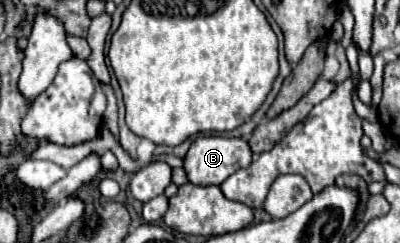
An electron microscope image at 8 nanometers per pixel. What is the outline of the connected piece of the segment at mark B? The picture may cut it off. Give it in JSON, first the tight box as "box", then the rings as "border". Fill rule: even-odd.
{"box":[183,136,251,186],"border":[[[199,136],[193,140],[183,168],[197,186],[223,184],[233,172],[251,164],[251,148],[243,138]]]}

